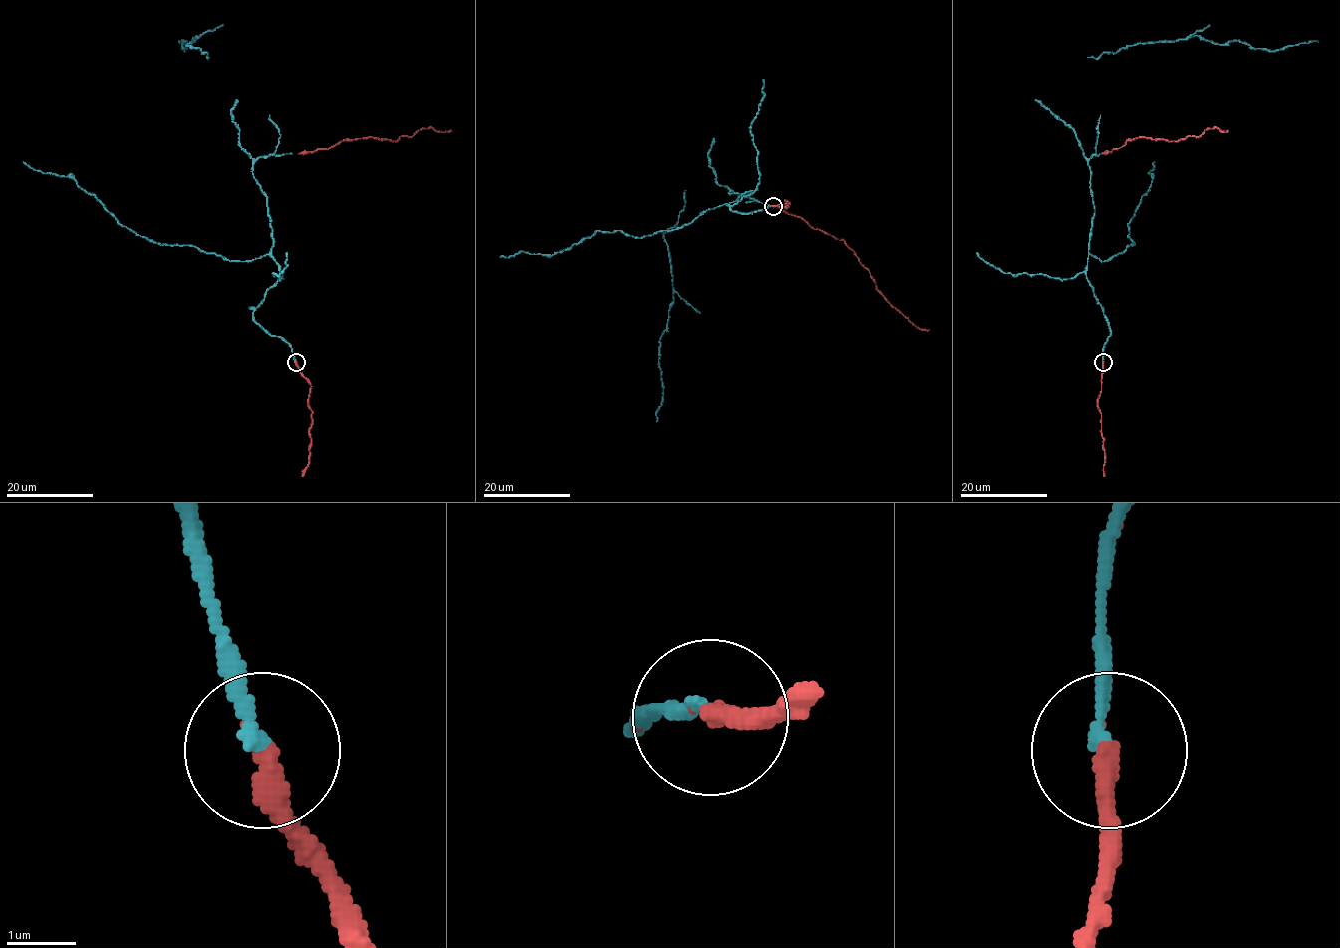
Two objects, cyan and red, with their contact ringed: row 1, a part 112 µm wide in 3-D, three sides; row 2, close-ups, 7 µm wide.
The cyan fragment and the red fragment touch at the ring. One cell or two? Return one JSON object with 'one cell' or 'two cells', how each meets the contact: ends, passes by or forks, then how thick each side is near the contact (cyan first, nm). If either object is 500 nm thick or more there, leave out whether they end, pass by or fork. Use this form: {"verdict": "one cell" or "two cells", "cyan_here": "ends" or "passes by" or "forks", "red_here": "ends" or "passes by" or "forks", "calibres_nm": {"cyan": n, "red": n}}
{"verdict": "one cell", "cyan_here": "ends", "red_here": "ends", "calibres_nm": {"cyan": 170, "red": 320}}

